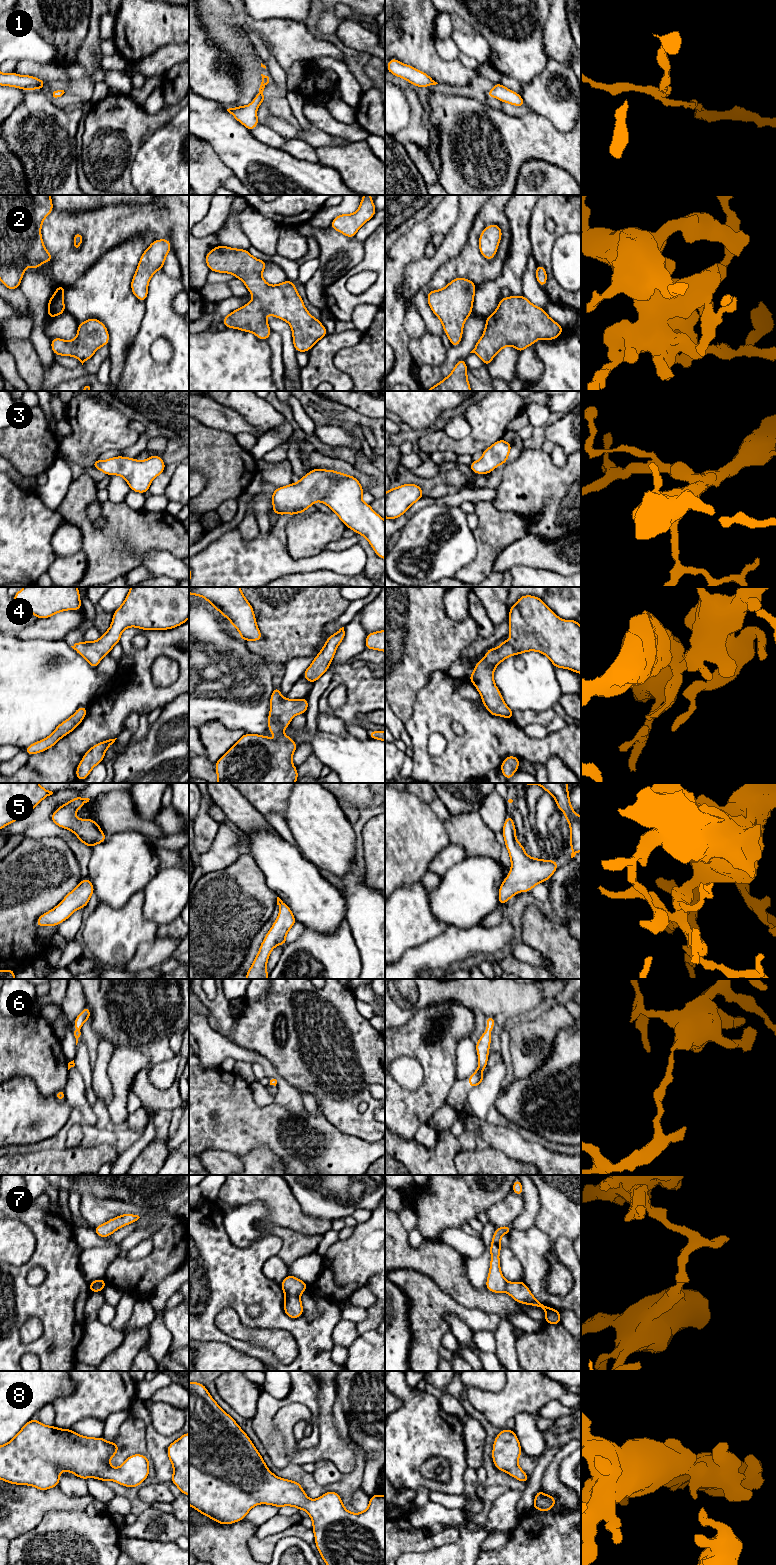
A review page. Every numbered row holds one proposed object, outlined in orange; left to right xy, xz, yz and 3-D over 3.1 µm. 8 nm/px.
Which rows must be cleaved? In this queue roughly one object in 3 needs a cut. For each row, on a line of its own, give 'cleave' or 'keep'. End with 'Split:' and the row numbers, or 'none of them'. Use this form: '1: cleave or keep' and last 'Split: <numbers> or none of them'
1: keep
2: keep
3: keep
4: keep
5: keep
6: keep
7: cleave
8: keep
Split: 7

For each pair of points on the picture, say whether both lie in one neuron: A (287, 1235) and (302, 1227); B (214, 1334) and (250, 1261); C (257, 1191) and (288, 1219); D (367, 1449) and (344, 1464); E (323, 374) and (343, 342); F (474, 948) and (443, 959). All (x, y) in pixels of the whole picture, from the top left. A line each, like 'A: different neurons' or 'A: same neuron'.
A: different neurons
B: same neuron
C: same neuron
D: different neurons
E: same neuron
F: same neuron

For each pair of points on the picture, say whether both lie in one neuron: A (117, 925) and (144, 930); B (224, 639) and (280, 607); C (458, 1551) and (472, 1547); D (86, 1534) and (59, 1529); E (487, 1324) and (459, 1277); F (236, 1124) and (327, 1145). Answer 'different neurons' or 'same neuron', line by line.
A: same neuron
B: different neurons
C: same neuron
D: same neuron
E: different neurons
F: same neuron

